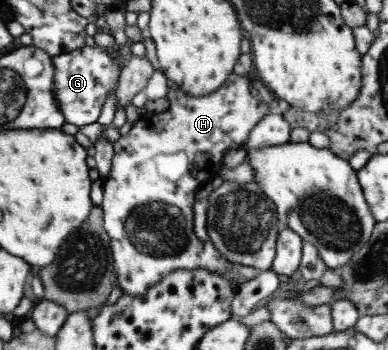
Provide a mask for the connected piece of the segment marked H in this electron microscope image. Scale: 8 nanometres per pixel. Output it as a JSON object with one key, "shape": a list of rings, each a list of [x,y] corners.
{"shape":[[[231,72],[225,82],[221,83],[221,86],[219,86],[217,90],[205,96],[191,96],[185,94],[185,91],[181,90],[179,86],[171,84],[166,95],[169,101],[169,107],[161,113],[145,114],[143,117],[140,117],[132,123],[130,130],[125,135],[119,136],[119,138],[112,143],[113,157],[110,161],[110,168],[109,172],[107,172],[106,179],[103,179],[102,182],[102,201],[100,207],[102,211],[102,226],[110,239],[112,269],[117,278],[116,285],[121,289],[121,292],[128,297],[144,295],[147,289],[154,287],[163,277],[166,277],[170,272],[176,270],[205,269],[208,273],[216,274],[223,280],[229,281],[229,283],[234,282],[233,280],[228,280],[228,277],[226,277],[226,274],[232,269],[232,263],[221,256],[209,240],[203,243],[195,236],[192,224],[192,205],[193,201],[195,201],[193,196],[196,191],[213,177],[215,173],[214,166],[221,163],[225,151],[227,151],[227,149],[241,147],[241,143],[247,141],[247,135],[249,135],[251,127],[253,127],[263,115],[269,114],[269,104],[264,103],[259,97],[251,96],[251,91],[249,90],[251,77],[252,76],[246,74],[237,75]]]}

